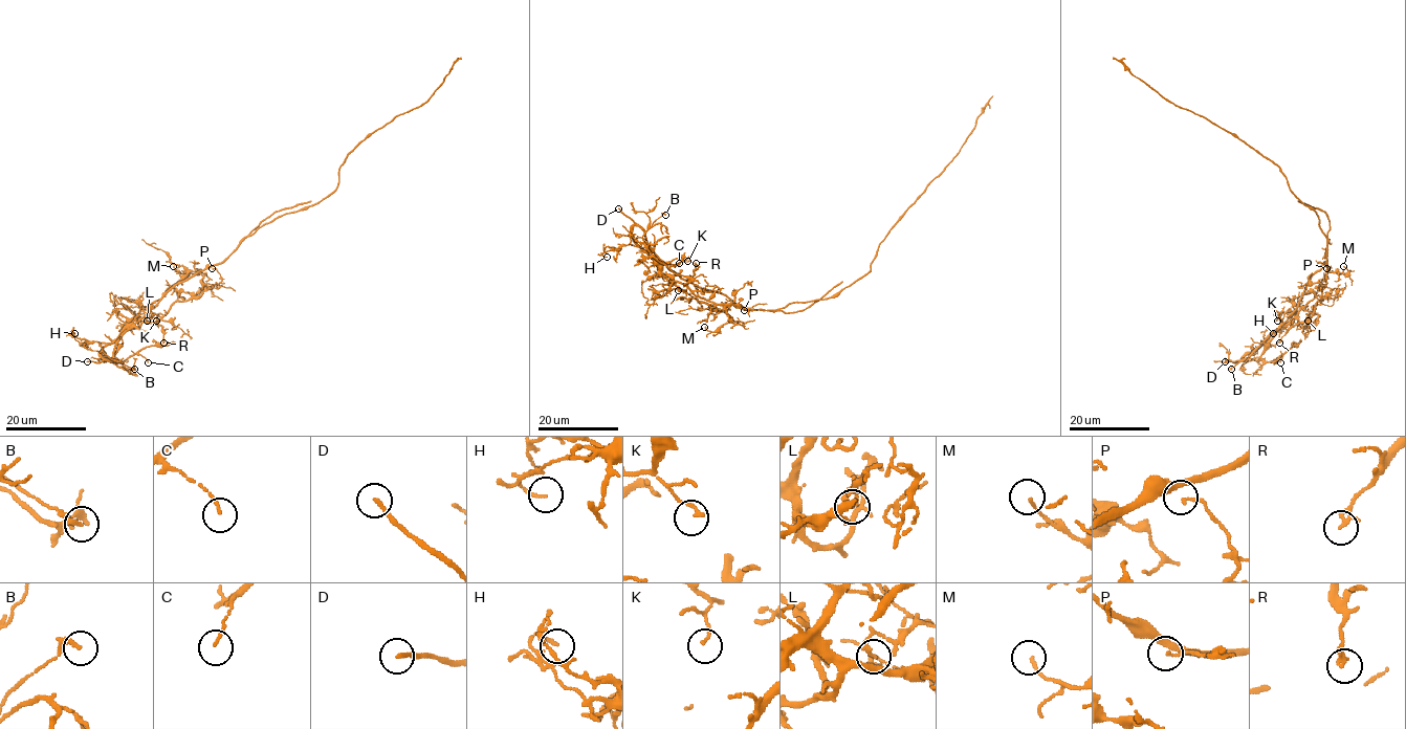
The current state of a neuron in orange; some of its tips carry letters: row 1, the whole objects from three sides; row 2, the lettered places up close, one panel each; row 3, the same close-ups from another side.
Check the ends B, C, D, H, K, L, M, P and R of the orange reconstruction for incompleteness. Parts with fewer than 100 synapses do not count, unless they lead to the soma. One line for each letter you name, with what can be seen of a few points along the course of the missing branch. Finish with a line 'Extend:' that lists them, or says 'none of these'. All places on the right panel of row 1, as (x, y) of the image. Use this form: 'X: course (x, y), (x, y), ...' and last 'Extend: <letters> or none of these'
D: course (1225, 361), (1215, 363), (1210, 359), (1213, 350)
Extend: D

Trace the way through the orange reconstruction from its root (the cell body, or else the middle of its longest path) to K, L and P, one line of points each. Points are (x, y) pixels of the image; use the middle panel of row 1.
K: (802, 302), (789, 303), (775, 310), (739, 307), (720, 292), (705, 290), (684, 281), (664, 264), (687, 261)
L: (802, 302), (748, 310), (663, 264), (664, 275), (691, 292), (678, 290)
P: (802, 302), (748, 310), (662, 265), (669, 281), (682, 283), (695, 294), (753, 310), (744, 310)

